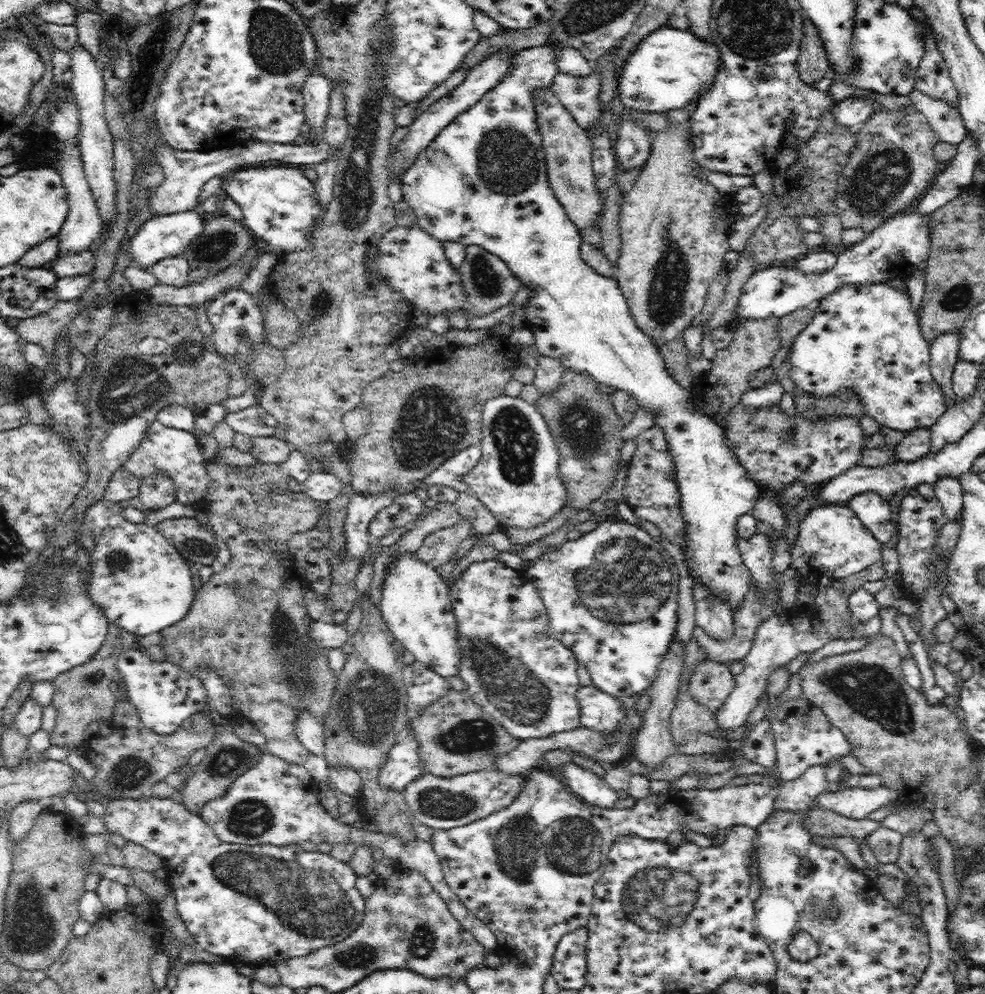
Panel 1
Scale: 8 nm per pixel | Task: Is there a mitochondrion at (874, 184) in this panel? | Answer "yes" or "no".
yes

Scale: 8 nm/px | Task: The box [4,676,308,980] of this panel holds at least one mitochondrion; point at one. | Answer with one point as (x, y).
(34, 931)

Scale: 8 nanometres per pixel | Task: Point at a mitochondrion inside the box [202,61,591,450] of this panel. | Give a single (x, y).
(357, 194)

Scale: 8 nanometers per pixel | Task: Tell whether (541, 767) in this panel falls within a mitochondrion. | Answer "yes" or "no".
no

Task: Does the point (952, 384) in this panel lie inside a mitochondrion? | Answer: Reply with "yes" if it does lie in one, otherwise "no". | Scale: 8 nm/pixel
no

